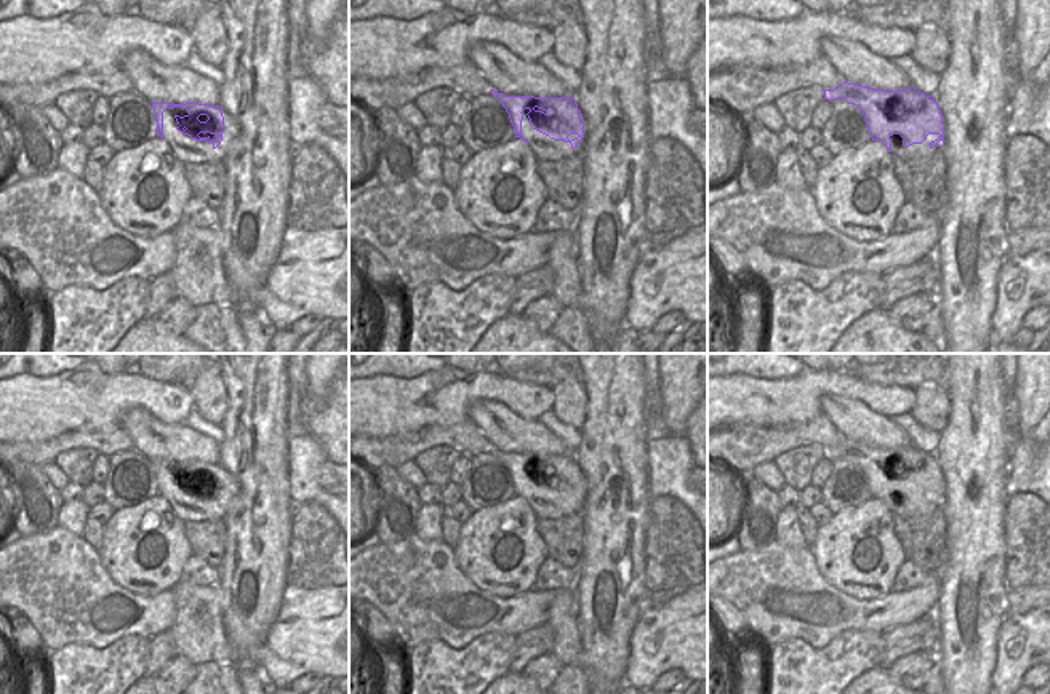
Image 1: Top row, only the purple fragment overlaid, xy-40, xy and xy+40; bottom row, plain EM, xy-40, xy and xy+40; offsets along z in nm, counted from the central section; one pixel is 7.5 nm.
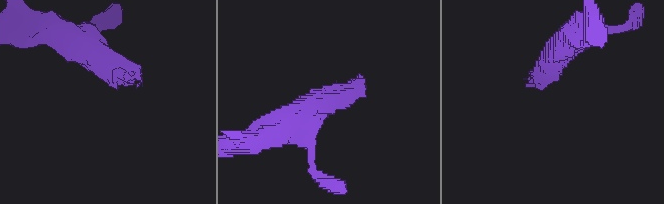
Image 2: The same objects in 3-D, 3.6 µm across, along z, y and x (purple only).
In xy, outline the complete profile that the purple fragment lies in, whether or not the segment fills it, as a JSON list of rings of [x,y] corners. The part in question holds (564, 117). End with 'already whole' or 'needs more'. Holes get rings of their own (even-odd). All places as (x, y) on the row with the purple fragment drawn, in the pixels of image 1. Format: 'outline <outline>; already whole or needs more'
outline [[[490,93],[509,114],[515,138],[523,139],[538,162],[581,155],[587,123],[575,98],[506,96]]]; needs more

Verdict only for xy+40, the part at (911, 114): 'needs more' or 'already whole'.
needs more

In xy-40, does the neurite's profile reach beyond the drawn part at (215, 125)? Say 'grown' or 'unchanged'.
grown

